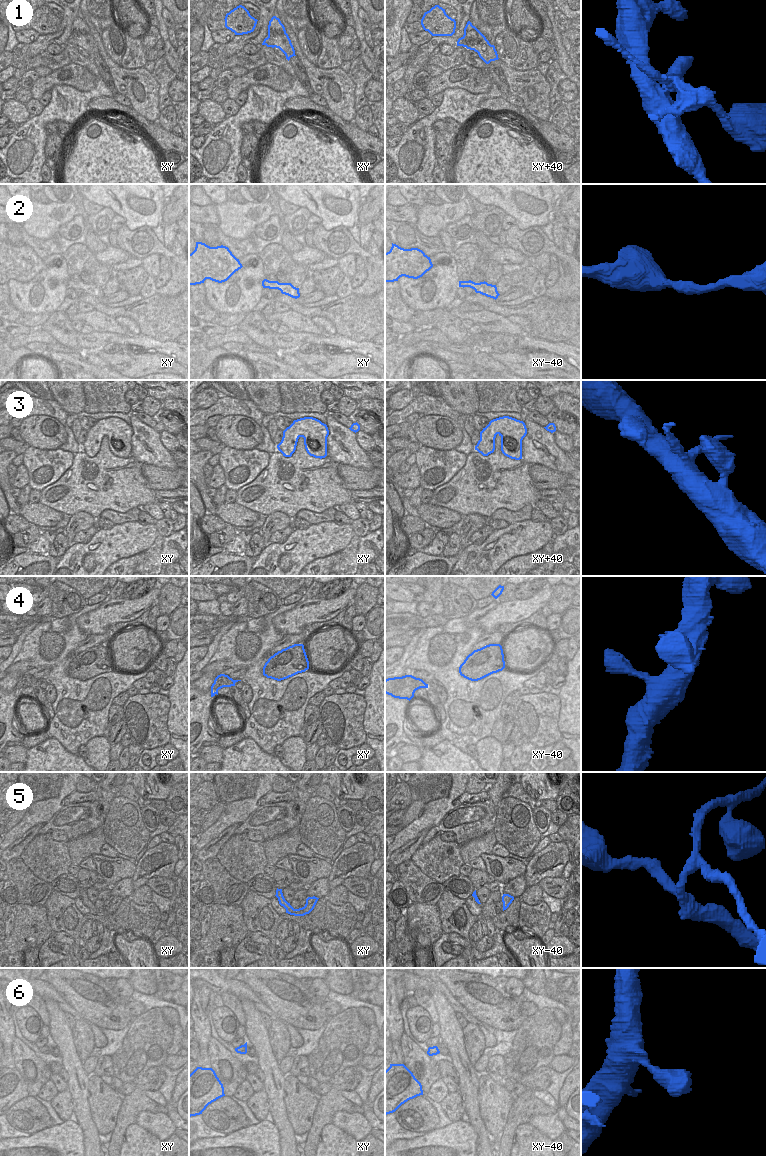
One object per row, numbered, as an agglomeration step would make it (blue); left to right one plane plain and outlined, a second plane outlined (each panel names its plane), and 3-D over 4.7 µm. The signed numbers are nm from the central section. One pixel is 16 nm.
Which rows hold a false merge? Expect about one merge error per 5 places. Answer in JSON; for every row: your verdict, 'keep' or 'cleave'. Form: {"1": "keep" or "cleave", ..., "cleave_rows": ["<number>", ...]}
{"1": "cleave", "2": "keep", "3": "keep", "4": "keep", "5": "cleave", "6": "keep", "cleave_rows": ["1", "5"]}

